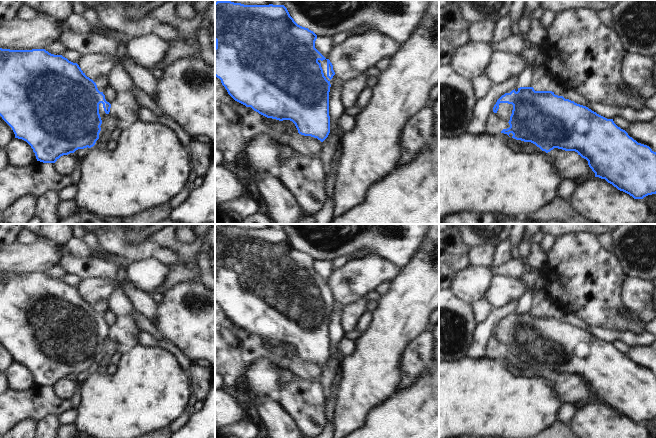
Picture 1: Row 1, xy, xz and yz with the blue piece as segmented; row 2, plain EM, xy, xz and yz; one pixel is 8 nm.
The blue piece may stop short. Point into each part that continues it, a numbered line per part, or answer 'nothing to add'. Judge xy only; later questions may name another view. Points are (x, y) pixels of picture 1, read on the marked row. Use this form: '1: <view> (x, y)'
1: xy (110, 124)

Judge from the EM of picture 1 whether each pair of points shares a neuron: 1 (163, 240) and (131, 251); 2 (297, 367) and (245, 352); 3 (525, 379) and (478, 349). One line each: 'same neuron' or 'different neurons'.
1: different neurons
2: same neuron
3: different neurons

